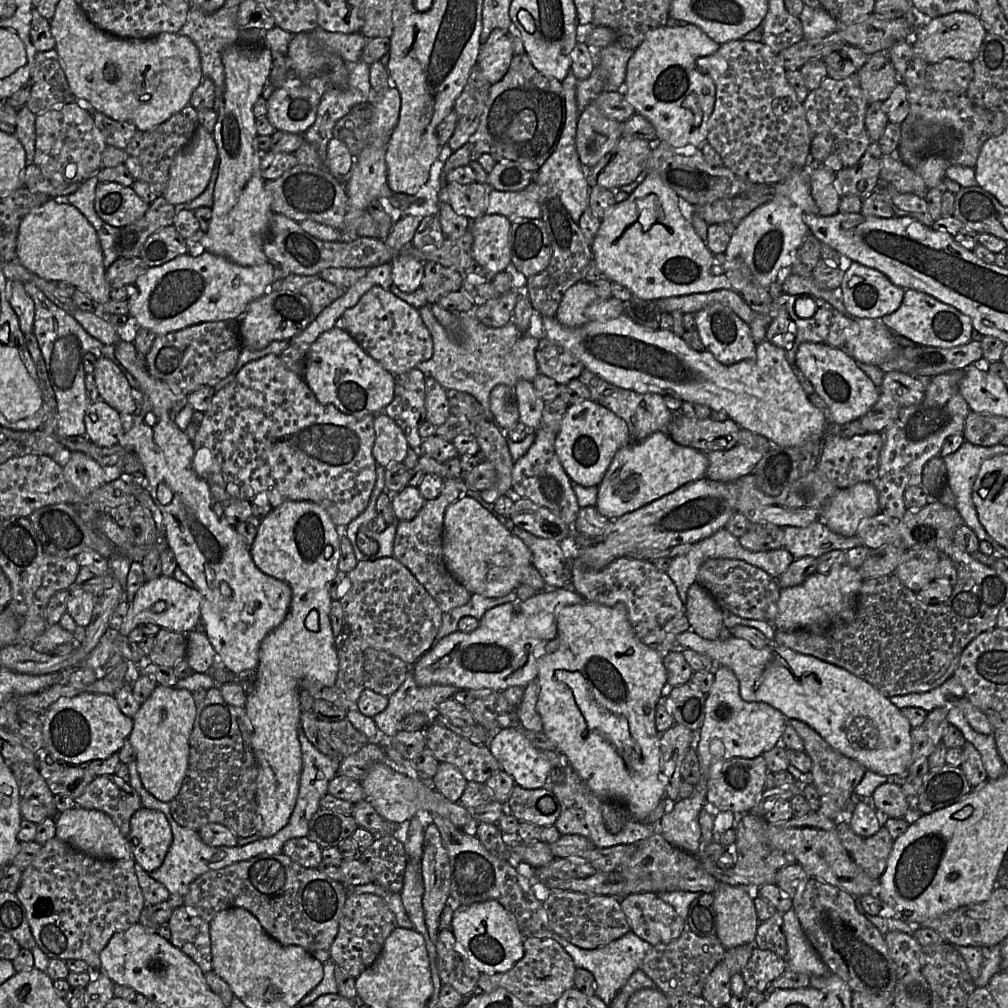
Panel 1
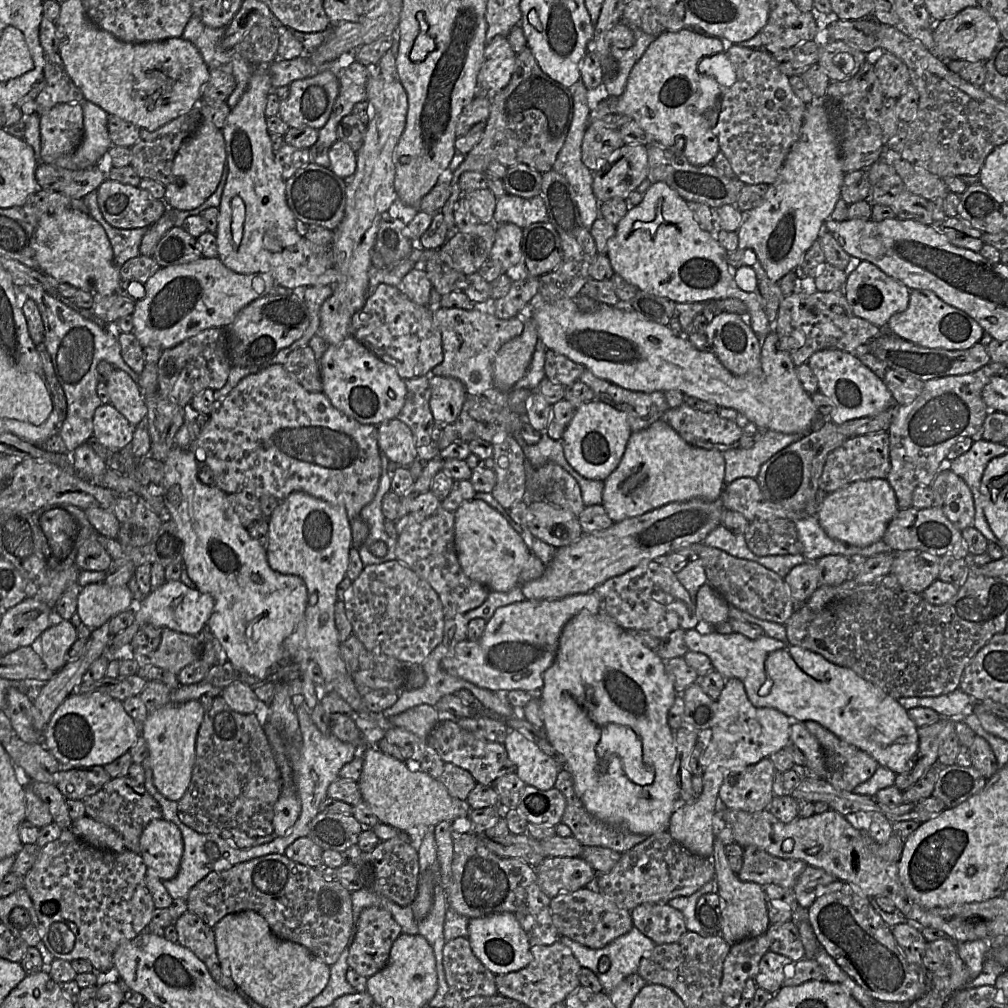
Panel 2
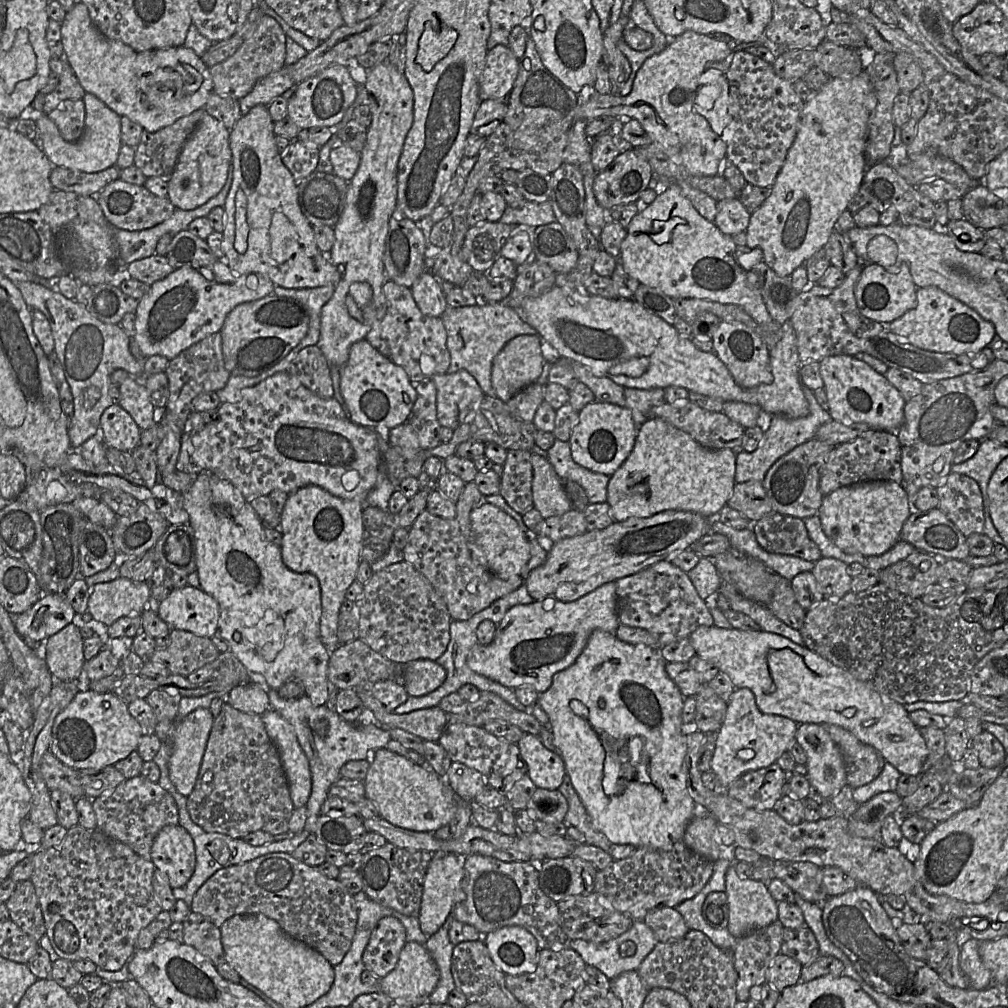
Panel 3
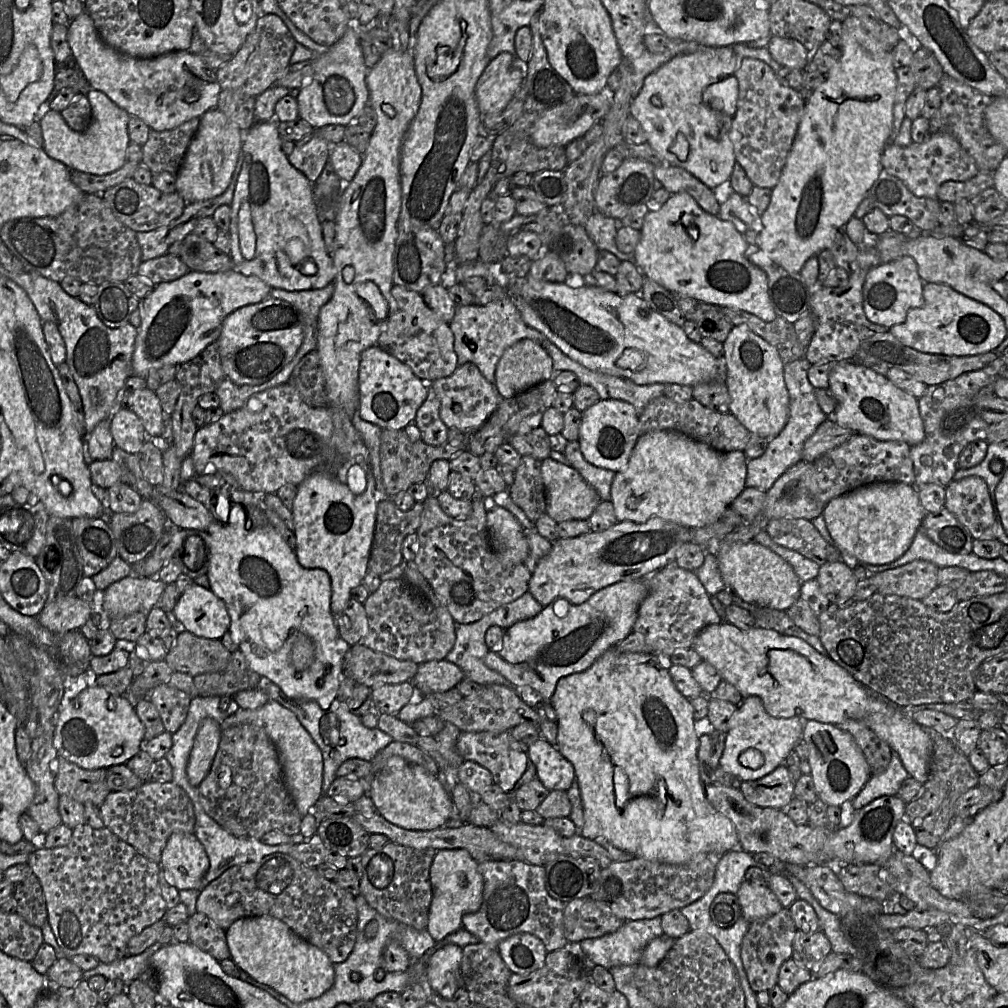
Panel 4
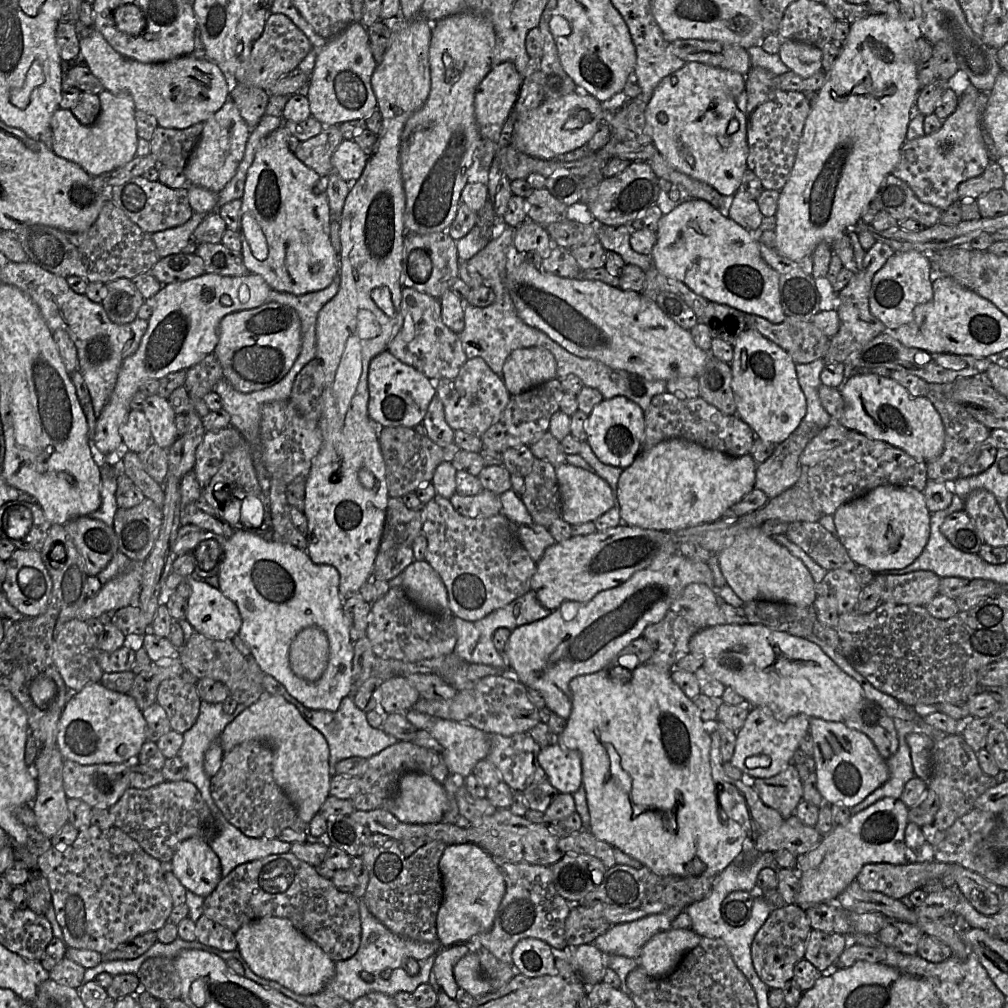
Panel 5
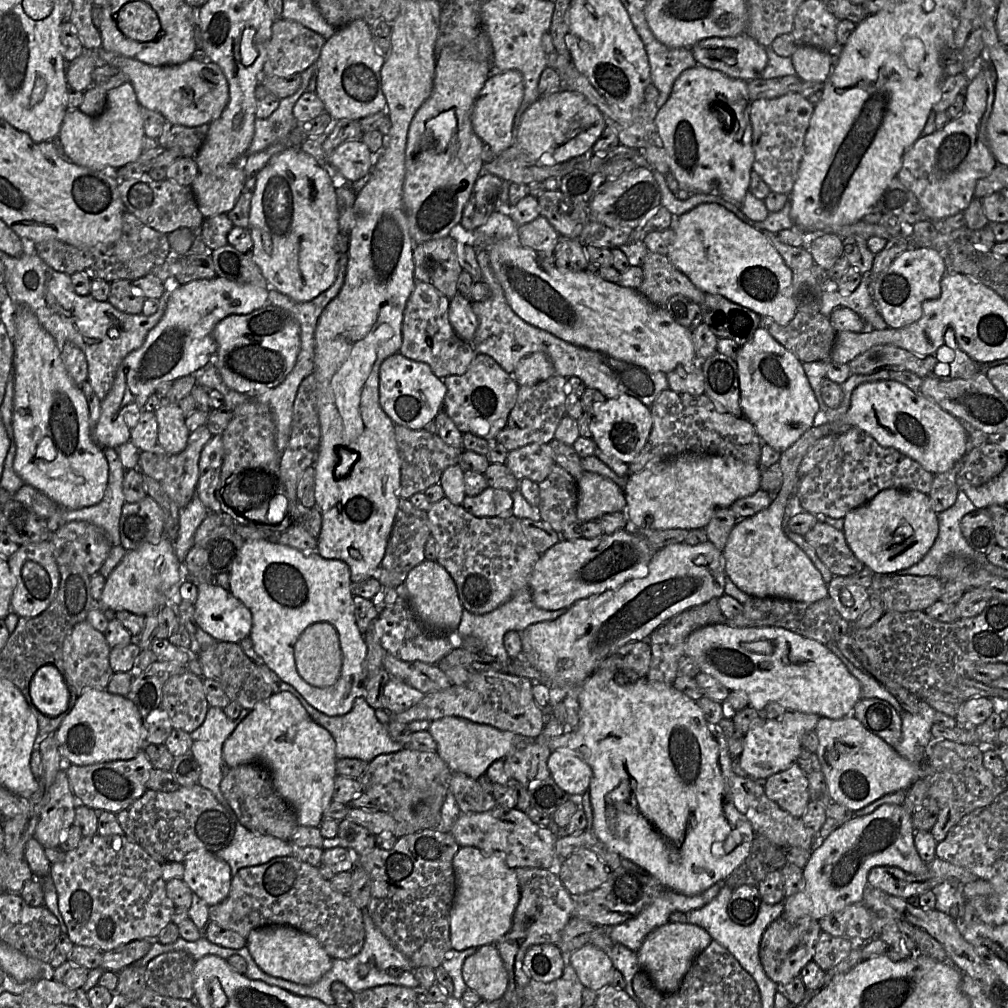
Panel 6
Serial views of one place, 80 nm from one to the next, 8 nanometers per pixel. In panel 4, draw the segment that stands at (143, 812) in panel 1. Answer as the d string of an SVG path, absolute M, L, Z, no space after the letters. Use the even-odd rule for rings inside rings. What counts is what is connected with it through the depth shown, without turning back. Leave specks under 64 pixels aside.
M175 832L166 842L159 865L168 883L178 890L201 890L209 858L194 834Z

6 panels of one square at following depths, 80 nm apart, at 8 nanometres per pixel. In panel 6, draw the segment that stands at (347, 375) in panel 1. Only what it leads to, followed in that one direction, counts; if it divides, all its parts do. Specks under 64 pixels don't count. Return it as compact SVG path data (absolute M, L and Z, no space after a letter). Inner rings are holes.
M401 354L387 357L379 369L379 403L386 415L397 426L413 430L424 429L443 408L446 387L431 368Z

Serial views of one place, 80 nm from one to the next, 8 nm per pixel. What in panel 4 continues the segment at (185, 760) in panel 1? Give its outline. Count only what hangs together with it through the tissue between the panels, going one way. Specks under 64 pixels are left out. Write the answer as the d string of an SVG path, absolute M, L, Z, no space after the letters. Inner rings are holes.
M212 718L201 721L188 759L186 774L190 785L198 786L208 774L221 737L221 725Z

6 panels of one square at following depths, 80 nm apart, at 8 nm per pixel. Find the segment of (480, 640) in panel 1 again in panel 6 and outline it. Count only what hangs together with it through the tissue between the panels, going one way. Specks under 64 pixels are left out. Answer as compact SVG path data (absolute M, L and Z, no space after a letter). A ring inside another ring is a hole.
M707 540L698 545L688 545L684 542L670 544L654 553L643 570L643 576L626 581L616 590L580 599L555 620L538 622L520 631L522 650L516 659L535 667L541 673L541 682L546 683L550 689L558 687L566 691L563 699L566 722L574 730L579 723L581 685L595 671L602 659L629 642L646 640L653 631L676 615L711 599L720 598L724 595L726 581L722 551L712 542Z

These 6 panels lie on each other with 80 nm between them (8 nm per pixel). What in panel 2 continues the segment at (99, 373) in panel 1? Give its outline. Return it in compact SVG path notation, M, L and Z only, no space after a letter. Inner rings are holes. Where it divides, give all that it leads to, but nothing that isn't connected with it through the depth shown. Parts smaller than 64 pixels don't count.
M120 368L112 370L106 379L107 403L115 407L127 420L137 426L147 416L144 394L138 383Z

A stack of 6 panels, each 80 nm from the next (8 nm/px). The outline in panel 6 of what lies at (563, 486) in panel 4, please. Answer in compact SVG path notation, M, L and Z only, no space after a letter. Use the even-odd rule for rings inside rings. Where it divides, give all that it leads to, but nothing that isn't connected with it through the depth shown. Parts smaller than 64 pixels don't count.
M583 471L577 479L577 521L597 520L609 512L626 510L623 489L609 478L595 472Z

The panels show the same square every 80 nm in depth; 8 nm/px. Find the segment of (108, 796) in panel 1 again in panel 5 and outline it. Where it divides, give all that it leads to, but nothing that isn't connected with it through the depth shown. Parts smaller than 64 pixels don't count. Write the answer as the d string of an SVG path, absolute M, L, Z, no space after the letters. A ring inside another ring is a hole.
M181 780L163 782L145 789L128 788L110 808L114 827L135 840L141 848L161 863L170 862L178 844L189 838L200 838L207 843L213 841L221 831L221 823L215 819L200 791L191 782Z

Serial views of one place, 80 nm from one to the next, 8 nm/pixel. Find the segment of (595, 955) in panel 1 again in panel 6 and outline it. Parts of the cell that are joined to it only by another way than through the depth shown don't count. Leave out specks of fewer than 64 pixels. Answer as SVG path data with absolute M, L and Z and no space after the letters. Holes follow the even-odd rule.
M722 880L694 896L666 890L634 918L605 927L609 927L608 934L613 942L638 952L646 937L656 928L668 923L673 912L689 913L702 908L712 901L724 886L725 880Z

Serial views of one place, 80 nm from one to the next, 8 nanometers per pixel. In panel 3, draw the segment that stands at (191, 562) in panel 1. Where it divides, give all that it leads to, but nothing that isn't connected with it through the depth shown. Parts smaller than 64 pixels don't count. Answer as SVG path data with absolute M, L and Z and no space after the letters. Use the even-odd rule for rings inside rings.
M199 471L191 487L186 492L182 493L182 495L183 507L189 515L189 526L193 529L196 572L198 574L201 589L211 595L219 605L220 617L218 622L218 632L227 641L230 651L237 656L249 672L261 674L271 689L277 690L290 681L299 682L305 689L305 695L309 697L315 706L325 706L329 699L330 691L333 689L333 686L330 684L327 677L331 654L324 646L320 634L321 593L319 581L316 576L310 573L293 572L284 565L280 546L271 543L266 539L263 524L255 510L249 502L244 506L244 498L241 492L229 481L220 479L218 476L206 471Z

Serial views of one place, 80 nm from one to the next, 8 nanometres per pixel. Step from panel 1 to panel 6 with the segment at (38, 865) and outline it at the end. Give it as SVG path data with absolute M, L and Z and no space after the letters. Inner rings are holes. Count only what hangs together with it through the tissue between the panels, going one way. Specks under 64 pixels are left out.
M97 833L82 837L77 848L66 852L63 861L51 865L49 876L57 891L58 908L67 934L74 945L94 947L105 952L134 940L156 940L164 927L172 922L176 906L166 893L161 863L125 835Z

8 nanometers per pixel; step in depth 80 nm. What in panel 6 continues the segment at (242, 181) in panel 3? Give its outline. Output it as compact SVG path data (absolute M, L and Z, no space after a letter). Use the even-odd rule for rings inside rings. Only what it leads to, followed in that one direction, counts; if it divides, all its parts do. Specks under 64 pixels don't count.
M286 147L281 152L271 157L269 162L256 175L251 208L249 215L249 227L253 248L251 256L253 261L260 268L263 276L270 285L270 289L276 289L278 292L290 297L297 302L308 302L326 291L334 283L338 274L338 254L337 254L337 234L339 233L338 210L336 187L326 170L310 155L302 152L295 147Z

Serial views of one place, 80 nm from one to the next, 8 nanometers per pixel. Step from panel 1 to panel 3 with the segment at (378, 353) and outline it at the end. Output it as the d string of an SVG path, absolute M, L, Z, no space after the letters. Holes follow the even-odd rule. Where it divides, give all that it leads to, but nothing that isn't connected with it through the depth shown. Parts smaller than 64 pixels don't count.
M386 280L382 291L386 298L387 311L381 318L374 319L365 340L394 364L402 367L412 382L445 374L451 358L447 348L447 333L441 318L424 314L417 306L410 288Z

